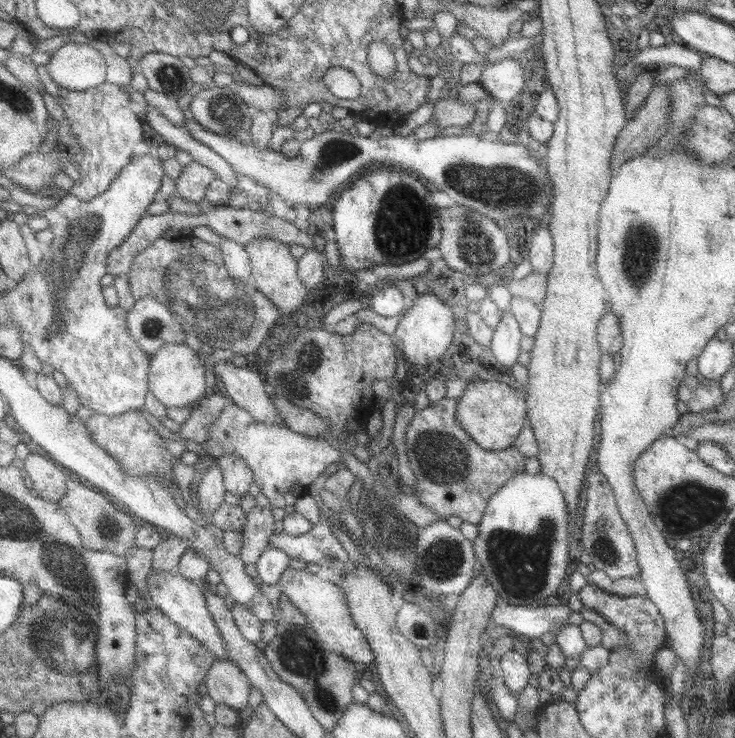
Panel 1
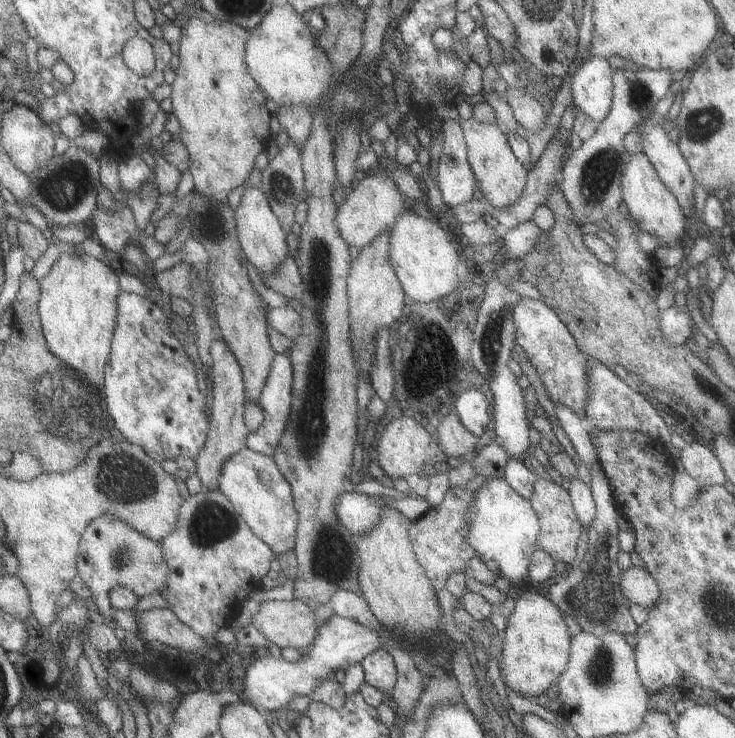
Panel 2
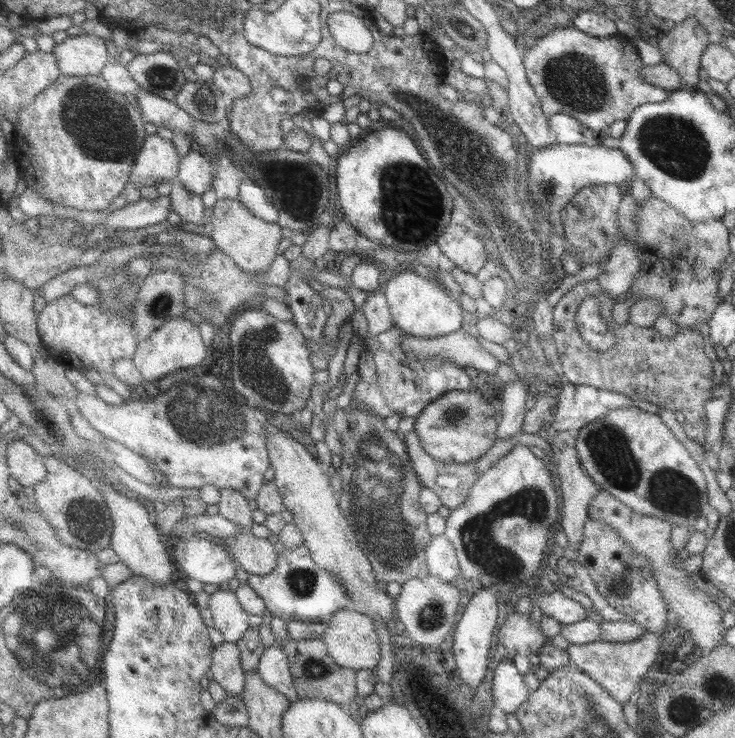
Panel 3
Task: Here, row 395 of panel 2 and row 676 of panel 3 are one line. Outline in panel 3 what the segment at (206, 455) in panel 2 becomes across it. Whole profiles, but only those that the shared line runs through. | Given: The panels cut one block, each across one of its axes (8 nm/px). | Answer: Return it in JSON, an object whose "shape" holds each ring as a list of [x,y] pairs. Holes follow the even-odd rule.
{"shape":[[[225,642],[214,653],[213,676],[232,696],[245,695],[248,672],[238,643]]]}

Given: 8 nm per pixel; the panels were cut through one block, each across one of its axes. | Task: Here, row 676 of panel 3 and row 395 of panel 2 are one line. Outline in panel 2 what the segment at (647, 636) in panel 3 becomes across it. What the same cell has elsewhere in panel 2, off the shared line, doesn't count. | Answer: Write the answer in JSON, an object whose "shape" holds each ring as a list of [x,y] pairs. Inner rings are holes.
{"shape":[[[589,359],[589,404],[586,403],[587,428],[592,429],[622,429],[646,433],[650,438],[661,441],[663,444],[670,442],[671,431],[666,422],[660,417],[659,412],[652,407],[641,391],[635,390],[620,379],[605,364]]]}

